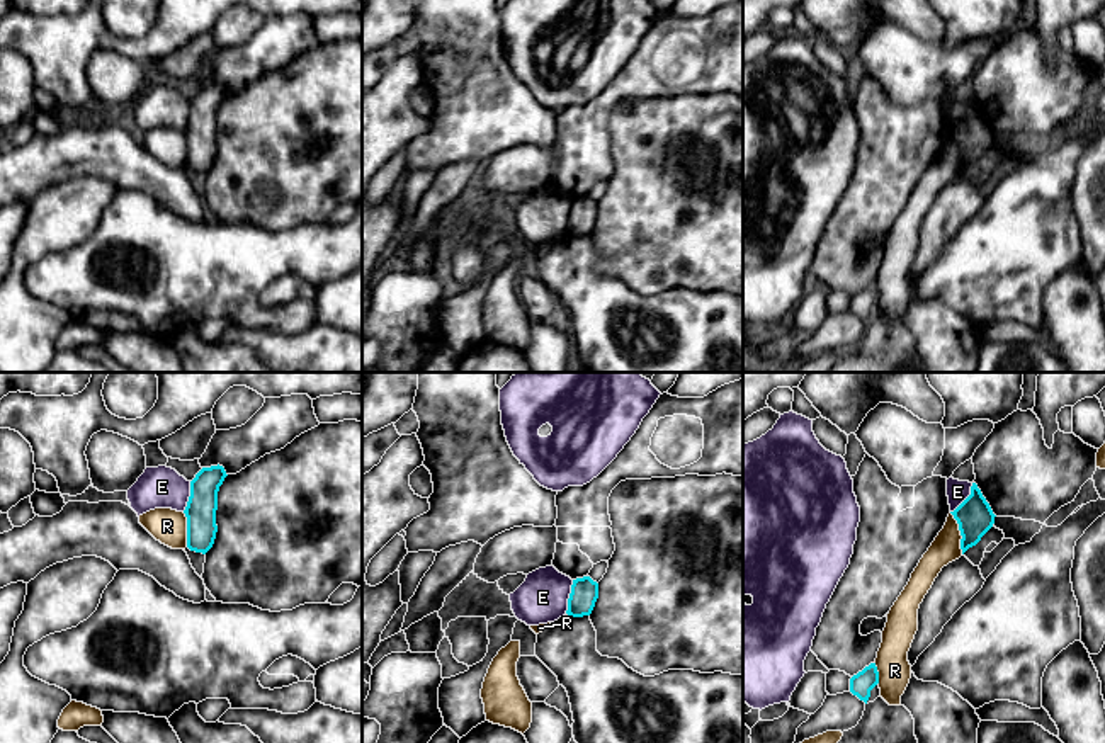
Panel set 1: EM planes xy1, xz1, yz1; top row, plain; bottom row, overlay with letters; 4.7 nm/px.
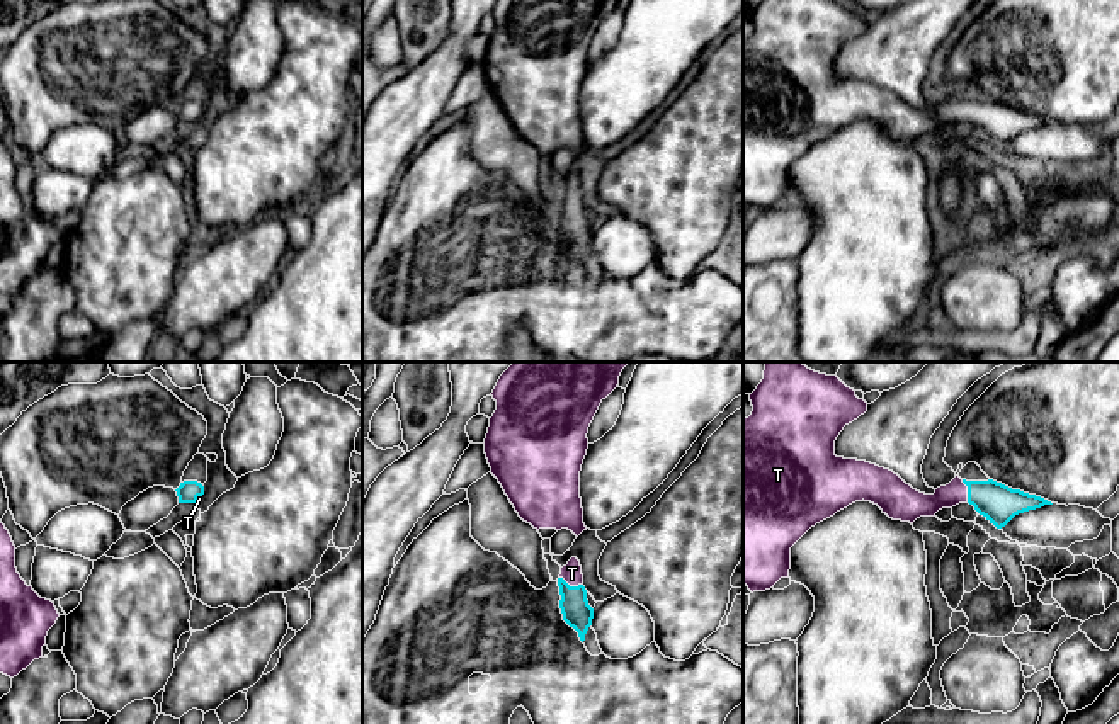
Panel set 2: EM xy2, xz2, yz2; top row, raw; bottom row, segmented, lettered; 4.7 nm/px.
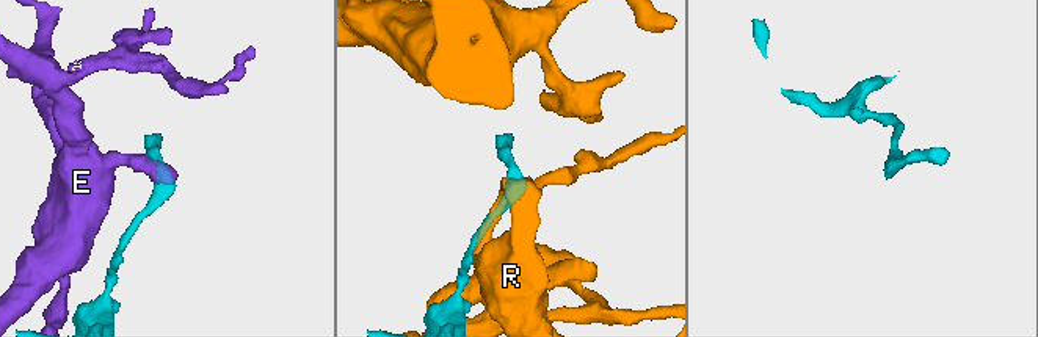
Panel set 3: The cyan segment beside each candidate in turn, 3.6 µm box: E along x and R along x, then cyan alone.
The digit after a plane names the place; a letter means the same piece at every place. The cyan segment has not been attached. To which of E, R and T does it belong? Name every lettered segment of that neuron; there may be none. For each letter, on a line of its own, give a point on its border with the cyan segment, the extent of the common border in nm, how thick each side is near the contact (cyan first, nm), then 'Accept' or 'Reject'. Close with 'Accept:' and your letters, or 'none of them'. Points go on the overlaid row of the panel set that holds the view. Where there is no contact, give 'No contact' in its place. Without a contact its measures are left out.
E: Touches cyan at xz1 (570, 597). Shared border 170 nm. Thickness 130 nm (cyan) against 240 nm. Reject
R: Touches cyan at yz1 (961, 533). Shared border 200 nm. Thickness 170 nm (cyan) against 140 nm. Reject
T: Touches cyan at xz2 (572, 587). Shared border 120 nm. Thickness 140 nm (cyan) against 100 nm. Accept
Accept: T

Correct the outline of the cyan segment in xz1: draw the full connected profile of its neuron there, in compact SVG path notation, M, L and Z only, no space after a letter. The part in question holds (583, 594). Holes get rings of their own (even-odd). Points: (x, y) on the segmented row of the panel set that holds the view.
M590 576L576 578L571 585L566 614L571 617L590 615L598 598L598 583Z

